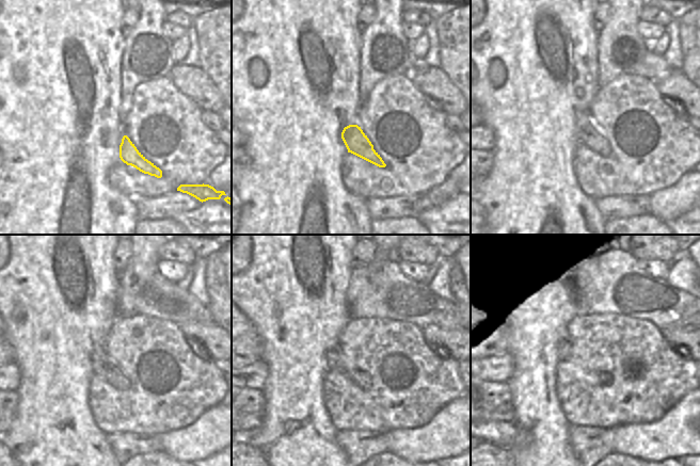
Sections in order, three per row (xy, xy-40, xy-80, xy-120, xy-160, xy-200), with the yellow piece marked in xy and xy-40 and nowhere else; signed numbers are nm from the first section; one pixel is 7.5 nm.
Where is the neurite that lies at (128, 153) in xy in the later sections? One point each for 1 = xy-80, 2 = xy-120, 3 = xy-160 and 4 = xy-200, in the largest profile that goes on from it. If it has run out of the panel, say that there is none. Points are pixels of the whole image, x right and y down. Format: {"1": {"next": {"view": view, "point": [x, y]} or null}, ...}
{"1": {"next": {"view": "xy-80", "point": [587, 133]}}, "2": {"next": {"view": "xy-120", "point": [102, 366]}}, "3": {"next": {"view": "xy-160", "point": [335, 360]}}, "4": {"next": {"view": "xy-200", "point": [563, 347]}}}

